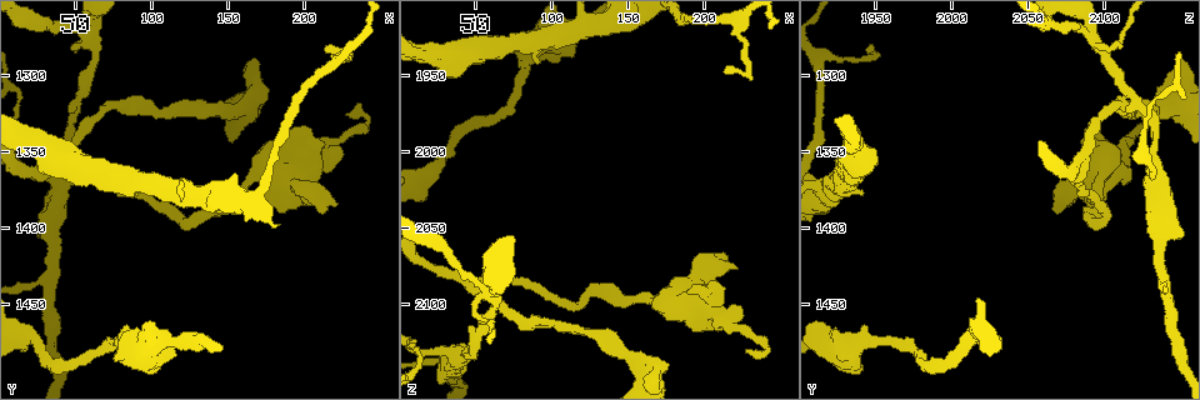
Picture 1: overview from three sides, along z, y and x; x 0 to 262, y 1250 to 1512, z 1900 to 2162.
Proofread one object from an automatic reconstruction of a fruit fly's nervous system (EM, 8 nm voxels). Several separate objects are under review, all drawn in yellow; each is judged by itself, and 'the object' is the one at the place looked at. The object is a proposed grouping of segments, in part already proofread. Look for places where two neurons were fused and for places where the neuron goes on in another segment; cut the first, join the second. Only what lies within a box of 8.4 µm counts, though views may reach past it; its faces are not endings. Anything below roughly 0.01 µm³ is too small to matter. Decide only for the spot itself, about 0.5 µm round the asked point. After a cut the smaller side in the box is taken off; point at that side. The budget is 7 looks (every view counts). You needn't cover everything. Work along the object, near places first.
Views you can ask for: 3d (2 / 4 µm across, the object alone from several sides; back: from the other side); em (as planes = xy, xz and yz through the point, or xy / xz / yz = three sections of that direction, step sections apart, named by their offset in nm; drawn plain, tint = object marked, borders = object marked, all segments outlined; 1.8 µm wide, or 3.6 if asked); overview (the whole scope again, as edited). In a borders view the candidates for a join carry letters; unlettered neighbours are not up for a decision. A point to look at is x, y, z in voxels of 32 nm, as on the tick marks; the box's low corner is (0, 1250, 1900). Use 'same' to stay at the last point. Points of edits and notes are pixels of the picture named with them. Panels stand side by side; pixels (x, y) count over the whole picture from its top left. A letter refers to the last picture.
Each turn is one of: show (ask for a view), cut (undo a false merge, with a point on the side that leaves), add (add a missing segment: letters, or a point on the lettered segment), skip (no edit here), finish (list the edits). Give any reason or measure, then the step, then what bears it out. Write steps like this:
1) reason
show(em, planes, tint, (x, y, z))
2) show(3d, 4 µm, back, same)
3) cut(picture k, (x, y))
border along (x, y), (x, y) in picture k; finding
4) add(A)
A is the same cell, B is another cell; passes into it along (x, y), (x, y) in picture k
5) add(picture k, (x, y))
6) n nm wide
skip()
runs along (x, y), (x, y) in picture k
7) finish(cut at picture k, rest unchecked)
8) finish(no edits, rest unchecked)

abrupt turn
show(em, planes, tint, (220, 1288, 1924))

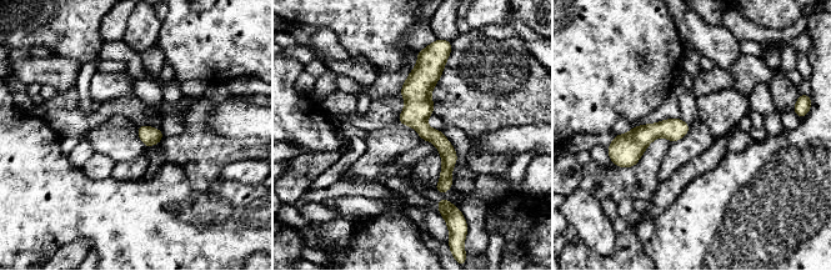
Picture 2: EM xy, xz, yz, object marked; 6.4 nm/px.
see the neighbours
show(em, planes, borders, same)

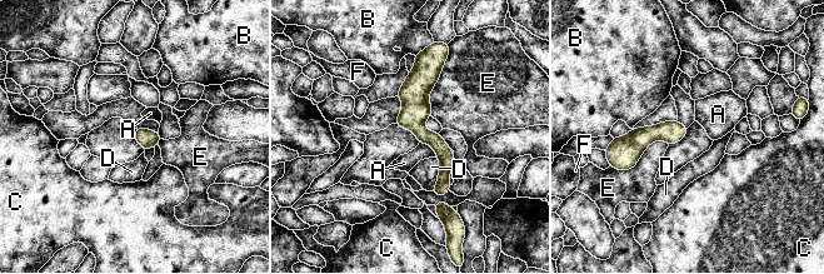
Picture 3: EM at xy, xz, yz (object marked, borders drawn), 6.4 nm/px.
skip()
A, B, C, D, E and F are other cells; border along (419, 142), (429, 144), (438, 157) in picture 3; continuous, no second neuron

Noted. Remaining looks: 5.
branch stops here
show(em, 3.6 µm, planes, plain, (226, 1326, 2130))

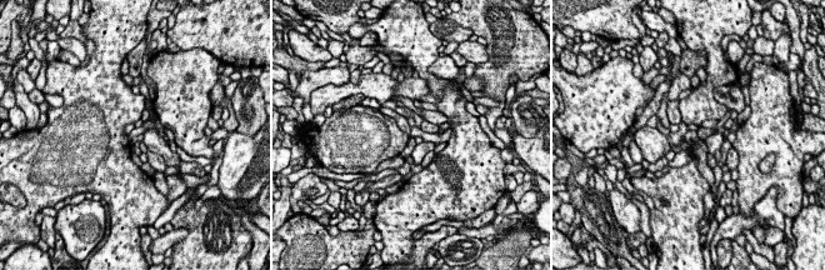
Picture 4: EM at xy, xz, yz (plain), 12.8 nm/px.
what lies round it
show(em, 3.6 µm, planes, borders, same)

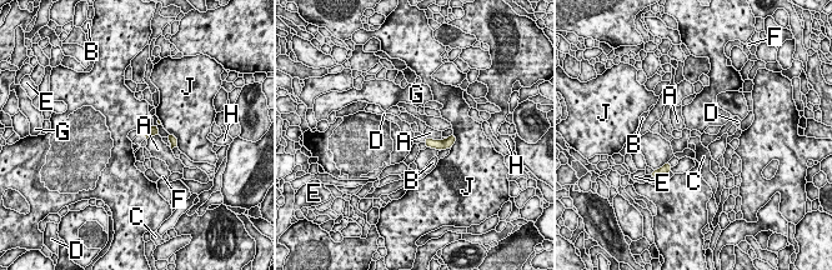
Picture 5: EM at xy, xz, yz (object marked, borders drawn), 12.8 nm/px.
skip()
A, B, C, D, E, F, G, H and J are other cells; none of them fits

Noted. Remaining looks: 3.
stops while still wide
show(3d, 2 µm, (220, 1382, 2076))

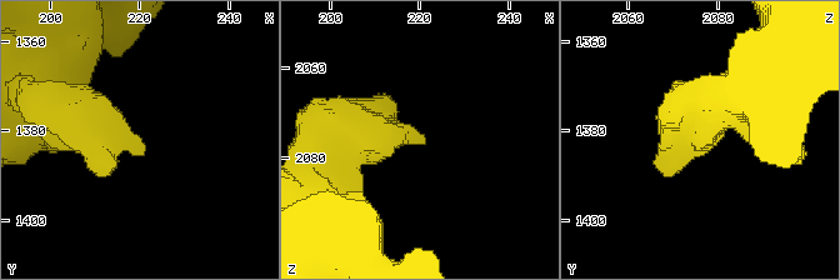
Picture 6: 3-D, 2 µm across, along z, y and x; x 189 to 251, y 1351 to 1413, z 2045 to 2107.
shape alone is not enough
show(em, planes, borders, (221, 1385, 2076))

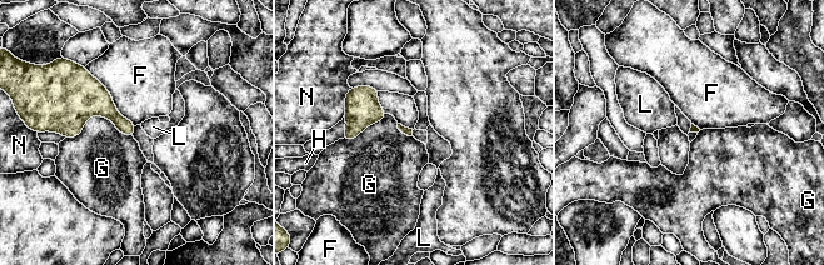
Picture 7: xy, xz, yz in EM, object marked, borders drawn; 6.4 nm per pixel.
skip()
F, G, H, L and N are other cells; no lettered segment goes on from it

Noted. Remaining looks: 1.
finish(no edits, rest unchecked)

